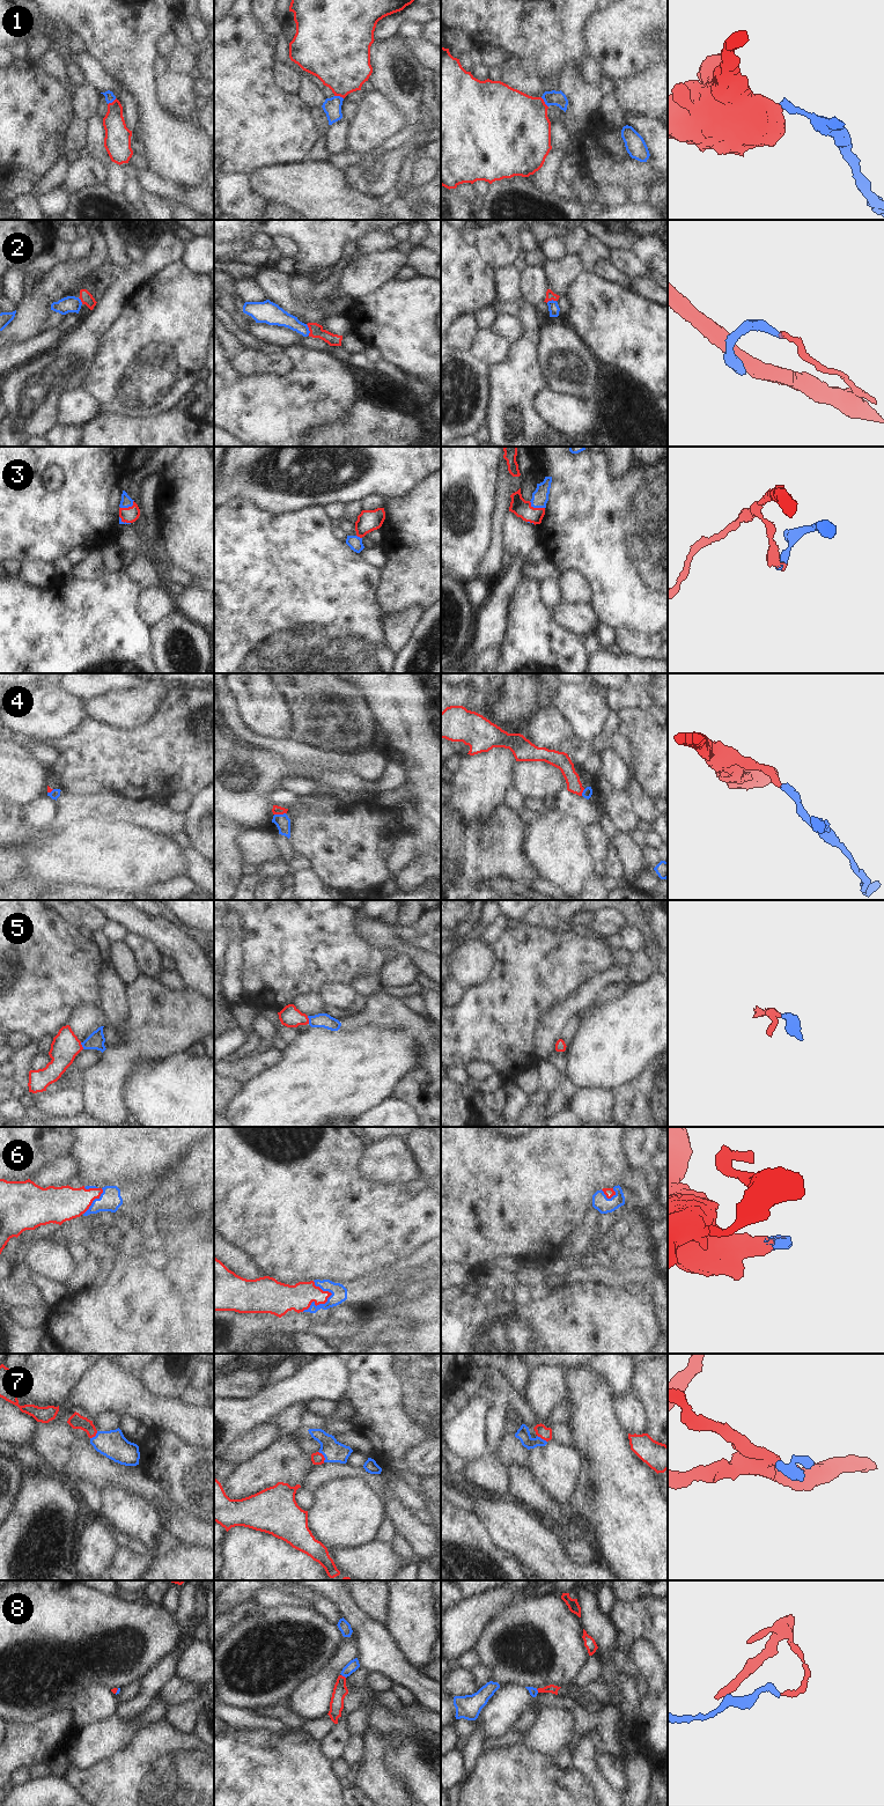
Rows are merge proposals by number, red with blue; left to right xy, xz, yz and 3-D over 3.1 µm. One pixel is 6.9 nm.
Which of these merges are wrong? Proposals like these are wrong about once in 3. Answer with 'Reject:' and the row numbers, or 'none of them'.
Reject: 1, 2

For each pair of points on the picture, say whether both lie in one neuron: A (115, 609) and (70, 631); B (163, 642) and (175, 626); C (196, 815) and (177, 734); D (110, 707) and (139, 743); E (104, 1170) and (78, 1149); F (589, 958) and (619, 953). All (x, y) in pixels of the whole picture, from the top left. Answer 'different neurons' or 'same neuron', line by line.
A: same neuron
B: same neuron
C: different neurons
D: different neurons
E: same neuron
F: different neurons

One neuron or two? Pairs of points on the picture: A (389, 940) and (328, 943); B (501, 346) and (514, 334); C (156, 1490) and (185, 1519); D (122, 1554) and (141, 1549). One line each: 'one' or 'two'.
A: two
B: two
C: one
D: two

